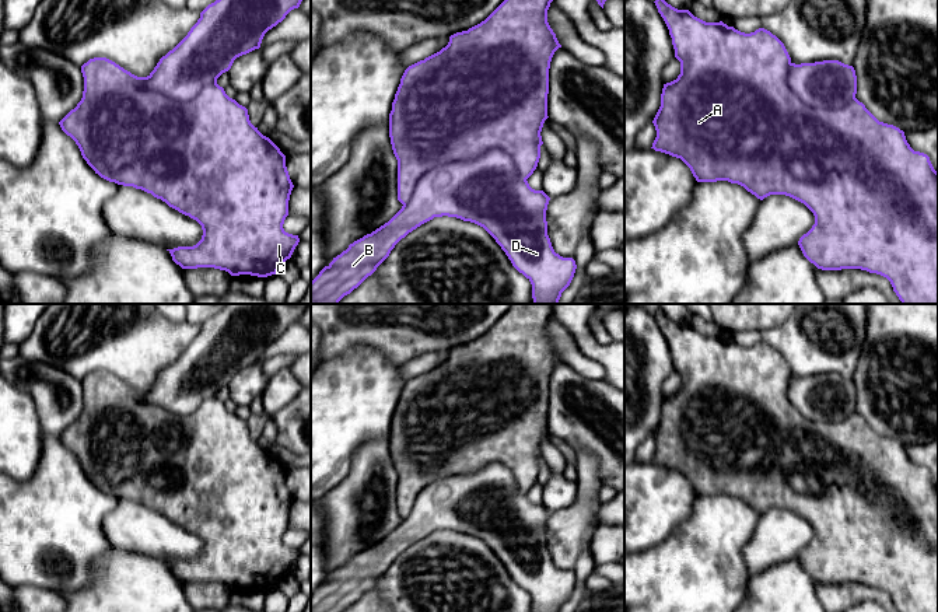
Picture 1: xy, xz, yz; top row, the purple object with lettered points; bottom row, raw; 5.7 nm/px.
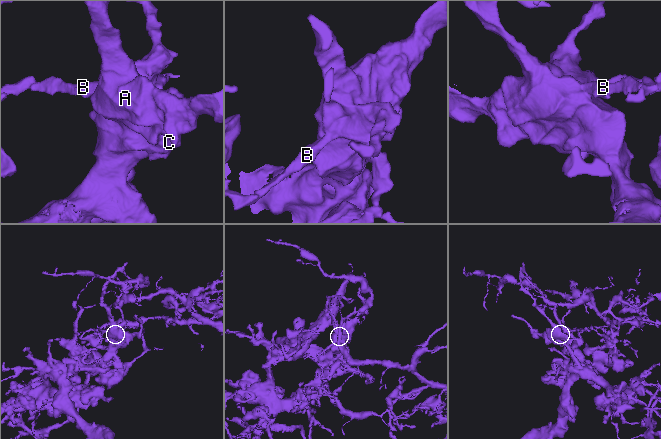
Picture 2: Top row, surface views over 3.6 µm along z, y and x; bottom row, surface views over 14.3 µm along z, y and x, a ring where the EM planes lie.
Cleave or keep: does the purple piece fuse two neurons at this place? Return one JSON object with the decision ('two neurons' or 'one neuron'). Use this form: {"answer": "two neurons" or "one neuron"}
{"answer": "two neurons"}

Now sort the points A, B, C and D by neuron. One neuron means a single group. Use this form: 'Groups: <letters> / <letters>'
Groups: A C / B D

